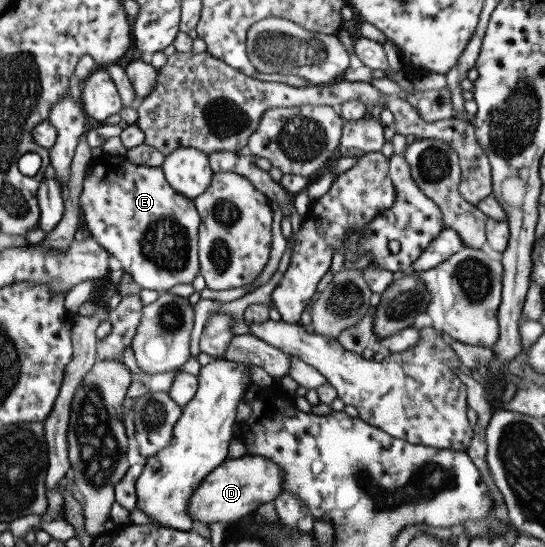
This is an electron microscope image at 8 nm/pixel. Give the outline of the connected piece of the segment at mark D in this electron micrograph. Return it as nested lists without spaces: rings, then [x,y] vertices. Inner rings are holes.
[[[264,457],[226,458],[201,478],[189,496],[186,512],[192,521],[207,525],[217,521],[230,525],[243,515],[254,512],[259,504],[271,502],[282,491],[282,481],[279,468]]]

